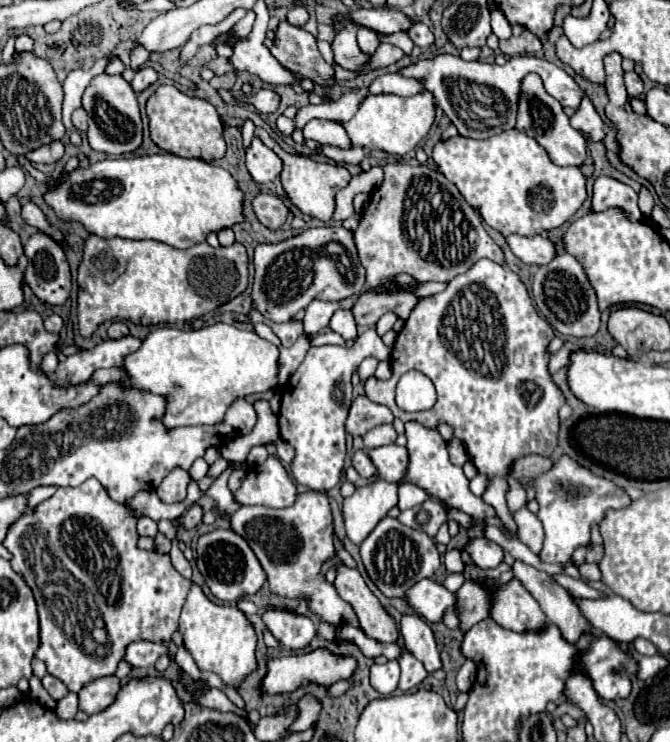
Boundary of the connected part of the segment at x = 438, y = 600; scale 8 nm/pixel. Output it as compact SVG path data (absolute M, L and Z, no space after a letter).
M420 580L420 584L408 590L406 600L414 608L414 612L428 622L442 622L444 612L454 610L458 602L456 594L434 580Z

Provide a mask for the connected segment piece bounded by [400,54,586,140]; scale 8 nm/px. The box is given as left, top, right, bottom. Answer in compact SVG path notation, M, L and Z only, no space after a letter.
M440 54L432 60L422 60L418 64L412 64L400 70L402 76L416 78L426 86L428 92L434 94L436 104L440 104L444 114L458 128L460 136L468 136L476 140L486 140L488 136L496 136L504 130L514 128L516 100L520 96L520 80L530 72L536 72L542 78L546 92L554 96L562 106L570 106L576 110L582 98L586 98L586 92L574 82L572 76L568 76L562 68L554 66L552 62L536 56L510 58L504 66L498 66L498 64L486 64L480 60L464 62L458 56Z

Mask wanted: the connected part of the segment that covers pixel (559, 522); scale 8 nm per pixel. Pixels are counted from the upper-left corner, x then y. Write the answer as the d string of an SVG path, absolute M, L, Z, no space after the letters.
M566 454L560 456L560 460L548 472L530 480L528 486L536 490L536 500L540 504L538 518L544 524L546 532L544 550L540 552L540 558L544 562L570 562L576 548L590 544L592 524L604 520L608 510L622 510L632 504L632 498L620 486L616 486L612 480L592 474Z

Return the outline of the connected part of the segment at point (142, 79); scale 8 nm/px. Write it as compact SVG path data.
M140 68L140 70L134 72L134 78L132 78L130 86L132 86L132 90L134 90L136 94L140 94L142 90L146 90L146 88L148 88L150 84L154 84L156 80L158 80L156 70L152 70L152 68Z

